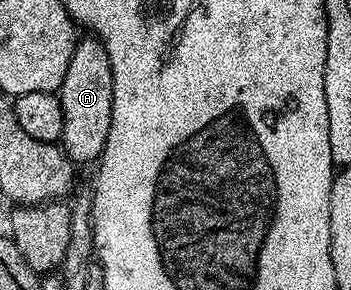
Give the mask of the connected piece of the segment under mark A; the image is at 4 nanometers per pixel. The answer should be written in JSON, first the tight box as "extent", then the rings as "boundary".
{"extent":[58,37,112,164],"boundary":[[[95,37],[81,38],[76,44],[74,53],[70,57],[70,65],[66,65],[66,77],[62,81],[58,92],[60,108],[62,109],[62,125],[60,126],[59,146],[73,164],[88,163],[99,160],[104,152],[106,137],[110,127],[110,113],[112,112],[112,70],[106,57],[106,49]]]}

